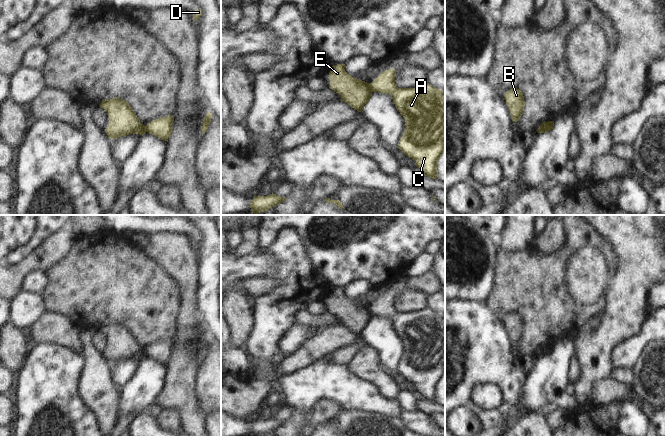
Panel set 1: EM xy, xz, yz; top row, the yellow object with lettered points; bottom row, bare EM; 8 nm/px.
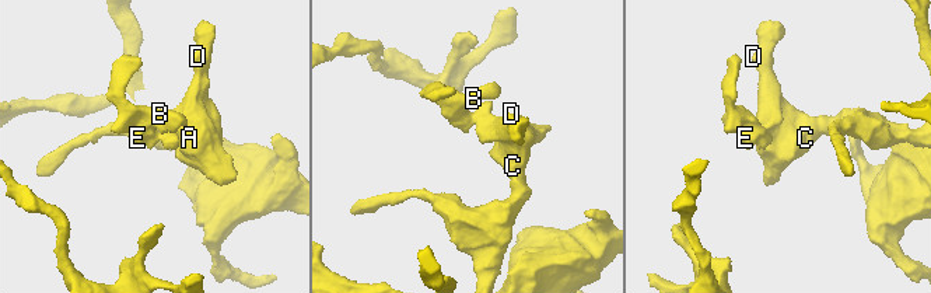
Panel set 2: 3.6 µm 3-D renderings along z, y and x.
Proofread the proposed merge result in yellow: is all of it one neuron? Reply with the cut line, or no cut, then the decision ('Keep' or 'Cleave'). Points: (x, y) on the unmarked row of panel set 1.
Split along xz (368, 308), (372, 315). Cleave

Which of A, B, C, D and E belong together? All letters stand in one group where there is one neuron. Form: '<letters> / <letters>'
A C D / B E

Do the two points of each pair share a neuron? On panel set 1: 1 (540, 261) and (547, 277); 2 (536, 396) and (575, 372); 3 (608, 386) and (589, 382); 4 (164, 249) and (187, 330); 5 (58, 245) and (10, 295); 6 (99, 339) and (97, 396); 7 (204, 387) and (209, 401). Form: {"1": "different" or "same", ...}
{"1": "same", "2": "different", "3": "different", "4": "same", "5": "same", "6": "different", "7": "same"}

